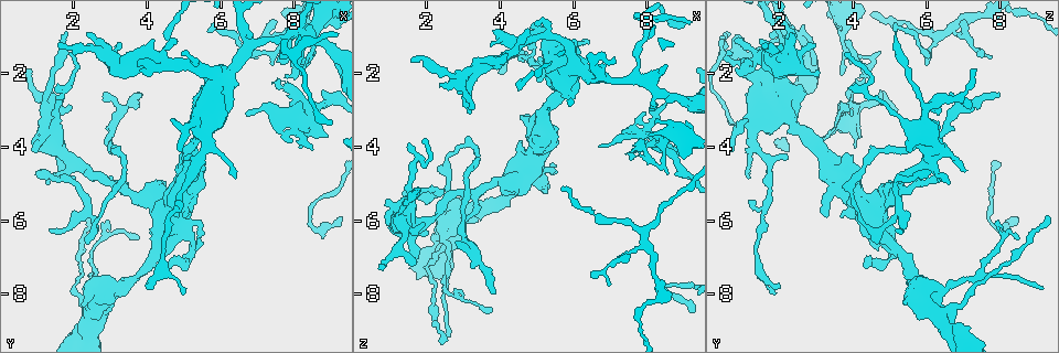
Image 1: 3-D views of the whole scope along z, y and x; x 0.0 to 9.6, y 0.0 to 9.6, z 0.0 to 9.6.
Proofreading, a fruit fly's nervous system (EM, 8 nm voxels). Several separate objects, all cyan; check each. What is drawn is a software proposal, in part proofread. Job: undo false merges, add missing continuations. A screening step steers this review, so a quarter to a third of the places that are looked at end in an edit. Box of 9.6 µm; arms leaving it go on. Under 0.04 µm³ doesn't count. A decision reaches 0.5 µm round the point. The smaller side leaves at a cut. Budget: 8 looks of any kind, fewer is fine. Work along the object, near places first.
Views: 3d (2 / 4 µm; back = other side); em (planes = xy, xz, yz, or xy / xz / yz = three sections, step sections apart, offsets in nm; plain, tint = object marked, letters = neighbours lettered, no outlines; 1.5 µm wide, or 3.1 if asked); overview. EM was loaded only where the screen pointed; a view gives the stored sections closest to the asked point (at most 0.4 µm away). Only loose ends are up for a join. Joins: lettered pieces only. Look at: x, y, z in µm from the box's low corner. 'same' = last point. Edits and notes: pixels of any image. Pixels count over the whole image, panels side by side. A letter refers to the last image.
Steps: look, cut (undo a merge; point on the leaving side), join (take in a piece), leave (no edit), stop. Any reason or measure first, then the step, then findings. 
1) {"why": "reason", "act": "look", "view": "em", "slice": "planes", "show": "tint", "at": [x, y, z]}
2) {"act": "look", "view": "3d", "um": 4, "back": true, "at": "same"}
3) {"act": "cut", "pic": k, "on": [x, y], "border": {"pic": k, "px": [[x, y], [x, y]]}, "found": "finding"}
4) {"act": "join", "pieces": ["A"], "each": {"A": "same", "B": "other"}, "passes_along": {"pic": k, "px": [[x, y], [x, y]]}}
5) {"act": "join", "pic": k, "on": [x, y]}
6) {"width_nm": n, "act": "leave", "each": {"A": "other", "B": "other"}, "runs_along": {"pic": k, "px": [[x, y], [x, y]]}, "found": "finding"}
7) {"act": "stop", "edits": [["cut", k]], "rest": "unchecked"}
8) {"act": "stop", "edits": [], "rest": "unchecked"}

{"why": "arms part here", "act": "look", "view": "em", "slice": "xy", "step": 4, "show": "letters", "at": [4.55, 1.70, 1.20]}

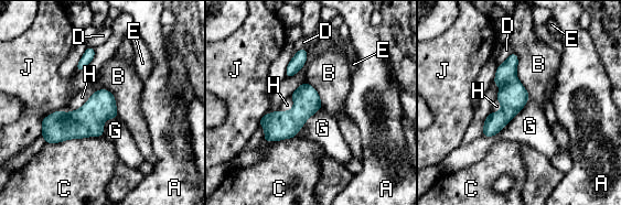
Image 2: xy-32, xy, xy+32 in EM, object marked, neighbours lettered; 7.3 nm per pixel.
{"act": "leave", "each": {"A": "other", "B": "other", "C": "other", "D": "other", "E": "other", "G": "other", "H": "other", "J": "other"}, "found": "all the same cell"}

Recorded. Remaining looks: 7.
{"why": "branch stops here", "act": "look", "view": "3d", "um": 4, "at": [5.05, 5.90, 3.90]}

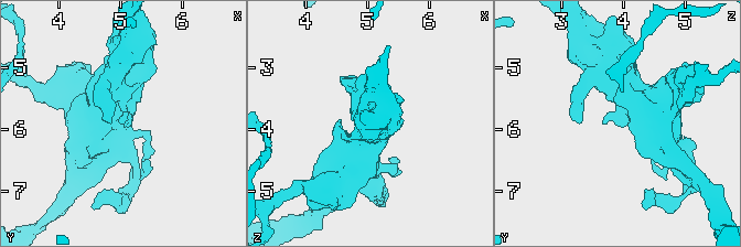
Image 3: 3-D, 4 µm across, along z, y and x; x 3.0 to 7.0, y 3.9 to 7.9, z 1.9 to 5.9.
{"why": "now the EM", "act": "look", "view": "em", "slice": "planes", "show": "letters", "at": [5.10, 5.95, 3.90]}

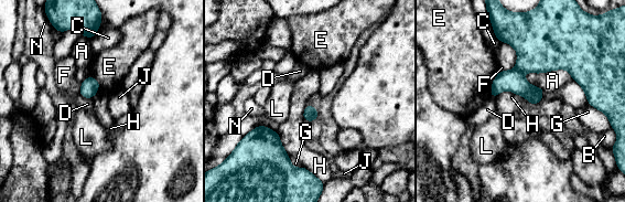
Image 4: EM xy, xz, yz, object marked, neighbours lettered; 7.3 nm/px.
{"act": "leave", "each": {"A": "other", "B": "other", "C": "other", "D": "other", "E": "other", "F": "other", "G": "other", "H": "other", "J": "other", "L": "other", "N": "other"}, "border": {"pic": 4, "px": [[494, 97], [512, 91], [532, 105]]}, "found": "none of them fits"}

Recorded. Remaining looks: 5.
{"why": "branch stops here", "act": "look", "view": "em", "slice": "yz", "step": 4, "show": "tint", "at": [6.70, 3.05, 4.00]}

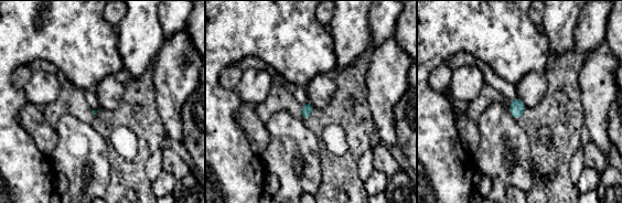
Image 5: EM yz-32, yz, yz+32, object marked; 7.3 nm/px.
{"act": "look", "view": "em", "slice": "planes", "show": "letters", "at": "same"}

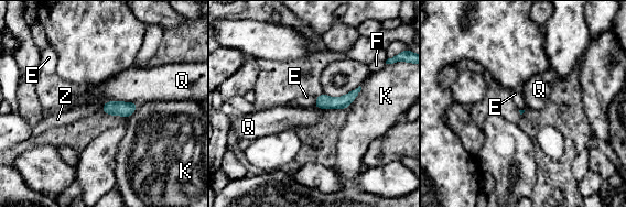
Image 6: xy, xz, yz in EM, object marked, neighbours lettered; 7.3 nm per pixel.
{"act": "leave", "each": {"E": "other", "F": "other", "K": "other", "Q": "other", "Z": "other"}, "border": {"pic": 6, "px": [[105, 102], [101, 109]]}, "found": "no lettered piece goes on from it"}

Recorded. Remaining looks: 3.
{"act": "stop", "edits": [], "rest": "unchecked"}

